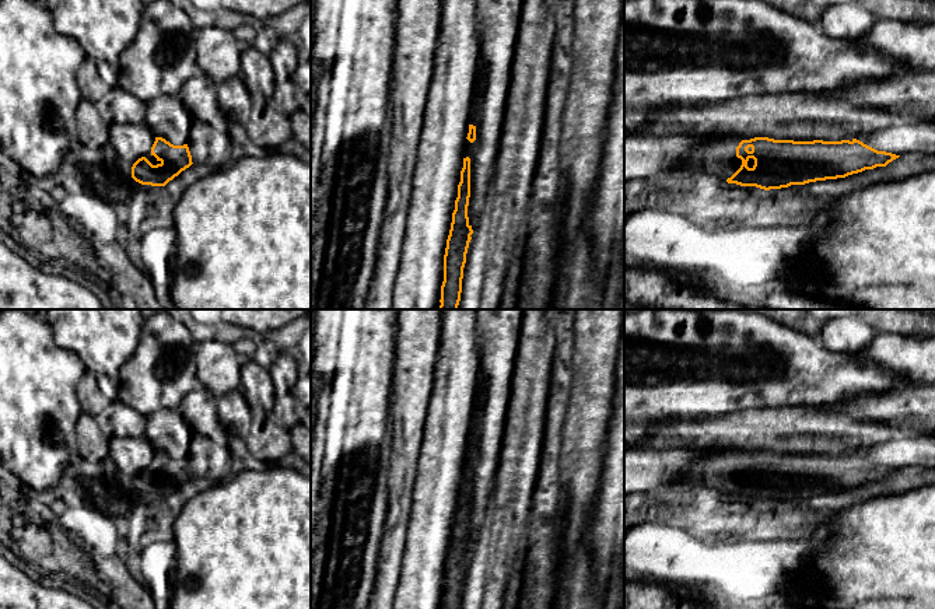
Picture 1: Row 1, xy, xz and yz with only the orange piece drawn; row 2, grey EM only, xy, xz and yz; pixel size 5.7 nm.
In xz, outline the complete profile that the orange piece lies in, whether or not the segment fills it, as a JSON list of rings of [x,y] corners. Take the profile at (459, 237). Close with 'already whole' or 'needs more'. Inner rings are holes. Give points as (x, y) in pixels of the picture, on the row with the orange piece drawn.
[[[463,158],[458,197],[444,255],[444,281],[441,286],[440,309],[458,309],[462,293],[463,267],[472,239],[468,206],[470,197],[470,158]]]; already whole

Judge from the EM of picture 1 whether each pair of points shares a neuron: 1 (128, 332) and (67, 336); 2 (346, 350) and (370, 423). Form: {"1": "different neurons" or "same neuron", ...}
{"1": "same neuron", "2": "same neuron"}

